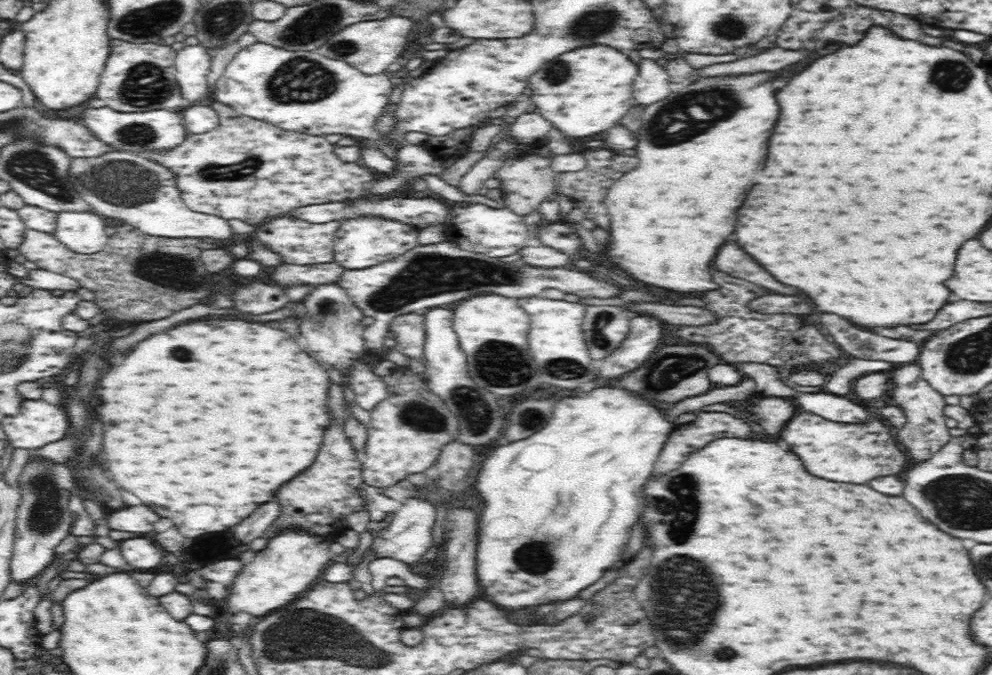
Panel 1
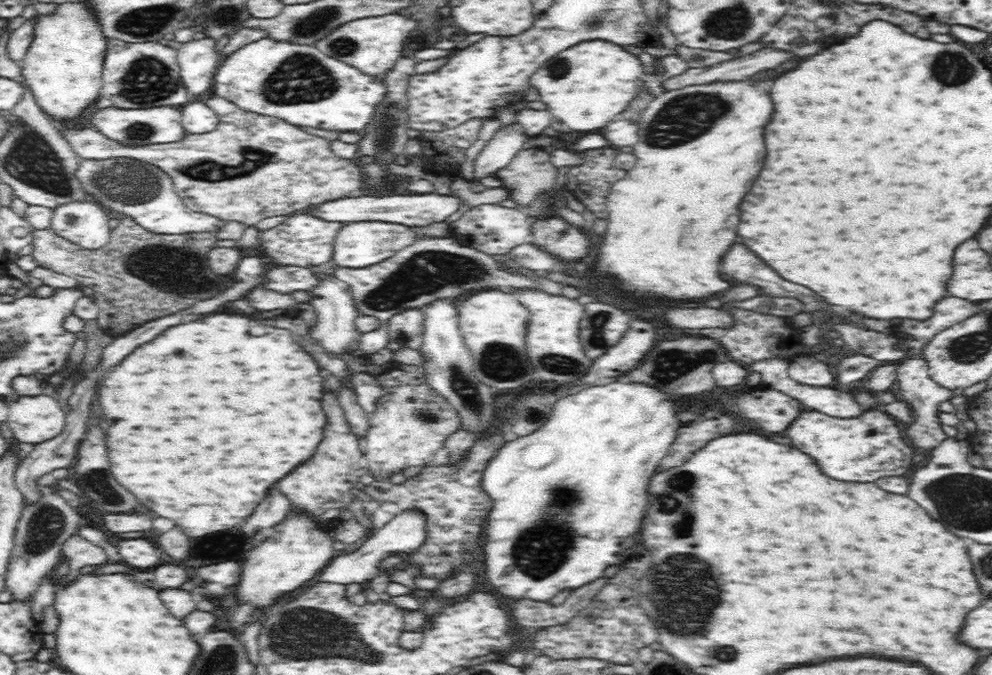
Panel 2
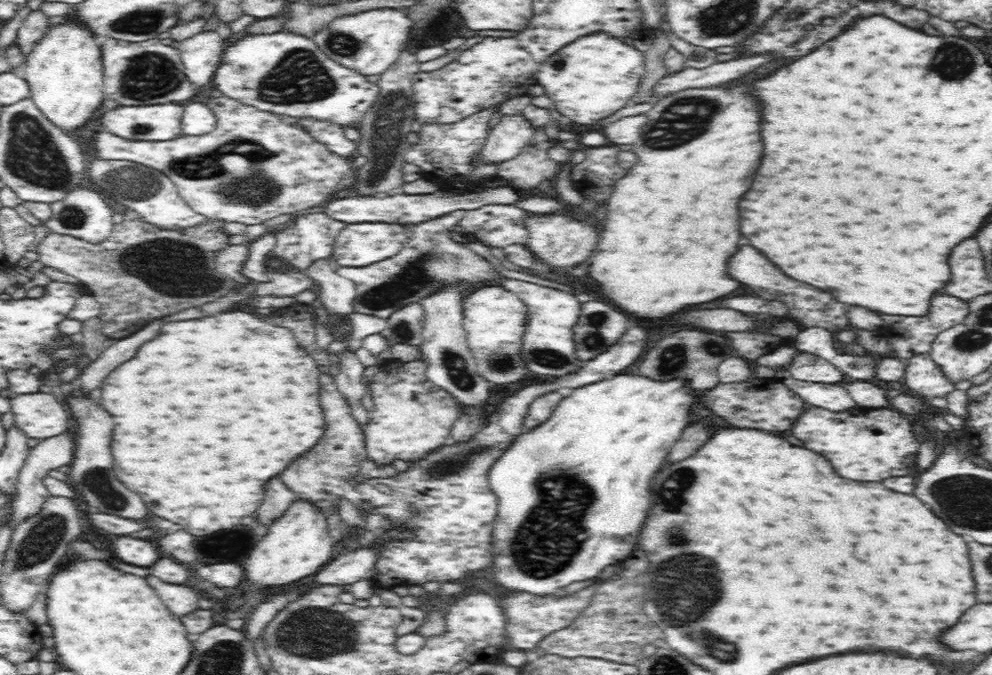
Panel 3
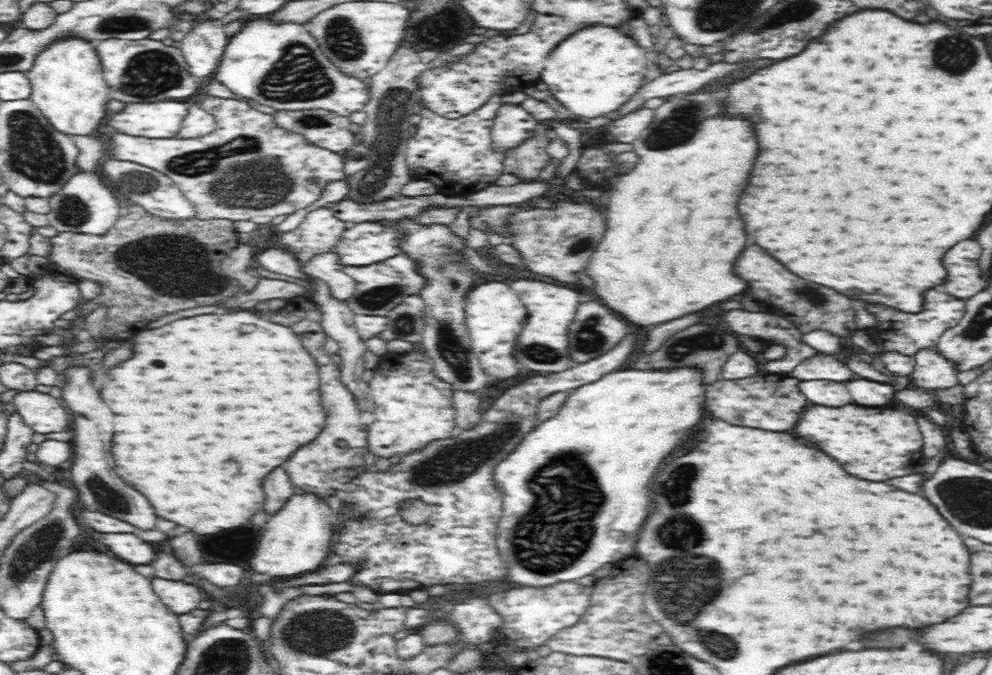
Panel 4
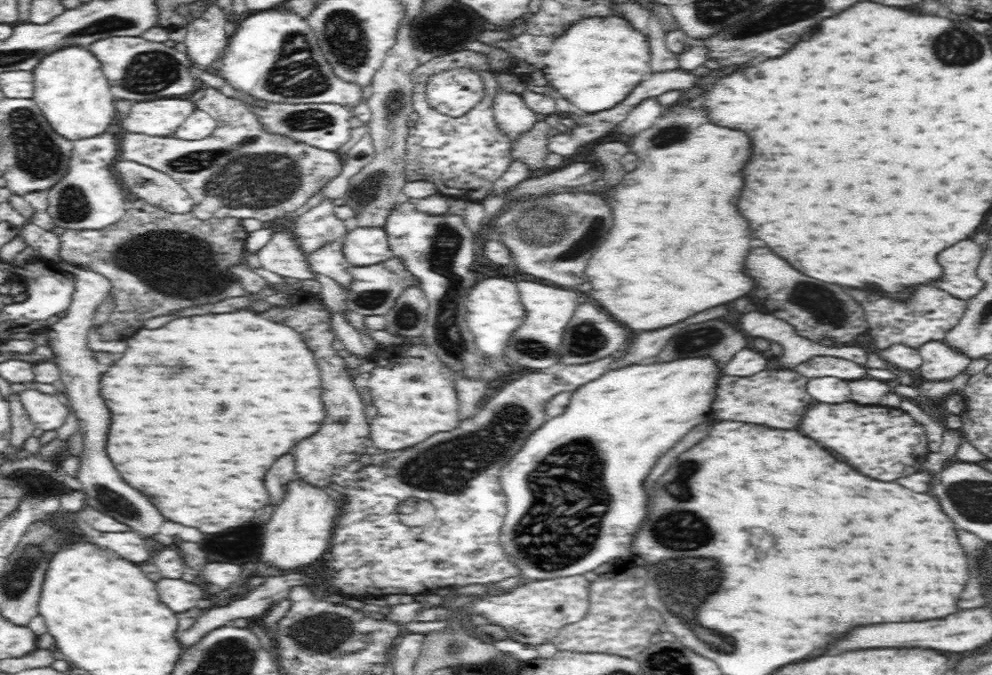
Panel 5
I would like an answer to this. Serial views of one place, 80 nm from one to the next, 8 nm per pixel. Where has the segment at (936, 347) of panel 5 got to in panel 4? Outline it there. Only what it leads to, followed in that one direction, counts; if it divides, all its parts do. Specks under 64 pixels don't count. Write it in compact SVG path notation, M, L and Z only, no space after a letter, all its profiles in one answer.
M935 348L918 351L914 356L914 370L910 382L922 391L947 391L958 383L957 372L944 360Z

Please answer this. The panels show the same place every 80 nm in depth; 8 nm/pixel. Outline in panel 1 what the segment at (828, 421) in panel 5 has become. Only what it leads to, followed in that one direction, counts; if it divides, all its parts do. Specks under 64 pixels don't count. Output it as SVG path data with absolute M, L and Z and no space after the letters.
M796 414L780 432L788 450L798 456L804 470L816 478L848 484L864 484L876 476L900 476L905 471L905 458L896 446L894 430L872 420L868 426L846 426L820 420L820 416Z

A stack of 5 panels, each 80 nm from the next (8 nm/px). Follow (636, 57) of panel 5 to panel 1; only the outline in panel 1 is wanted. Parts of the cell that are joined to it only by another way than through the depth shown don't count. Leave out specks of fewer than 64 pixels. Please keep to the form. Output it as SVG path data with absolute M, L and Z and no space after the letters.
M580 48L580 52L568 52L564 56L558 56L556 60L544 64L540 72L535 72L528 82L532 90L530 102L536 108L536 114L540 114L566 138L582 140L582 138L592 138L598 134L604 134L618 126L618 122L626 116L626 112L632 106L633 98L630 98L630 86L638 74L636 65L632 60L628 60L622 52L616 52L614 48Z

